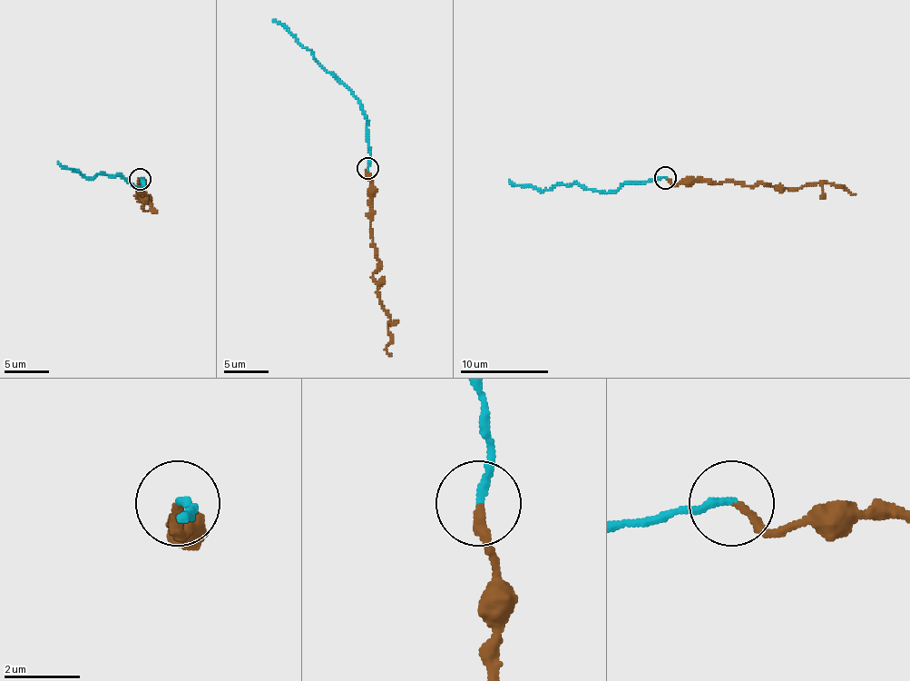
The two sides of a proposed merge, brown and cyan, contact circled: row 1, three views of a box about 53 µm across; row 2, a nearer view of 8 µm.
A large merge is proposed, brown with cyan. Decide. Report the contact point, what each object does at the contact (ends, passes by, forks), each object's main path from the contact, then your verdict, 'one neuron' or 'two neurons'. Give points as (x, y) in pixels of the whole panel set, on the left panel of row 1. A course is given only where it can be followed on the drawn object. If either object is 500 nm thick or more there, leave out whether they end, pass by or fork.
place (140, 179); brown ends; cyan ends; course brown (141, 178), (137, 188), (144, 192), (136, 196), (151, 197), (143, 208), (147, 211); course cyan (141, 178), (143, 180), (140, 187), (121, 175), (84, 177), (58, 162); one neuron

